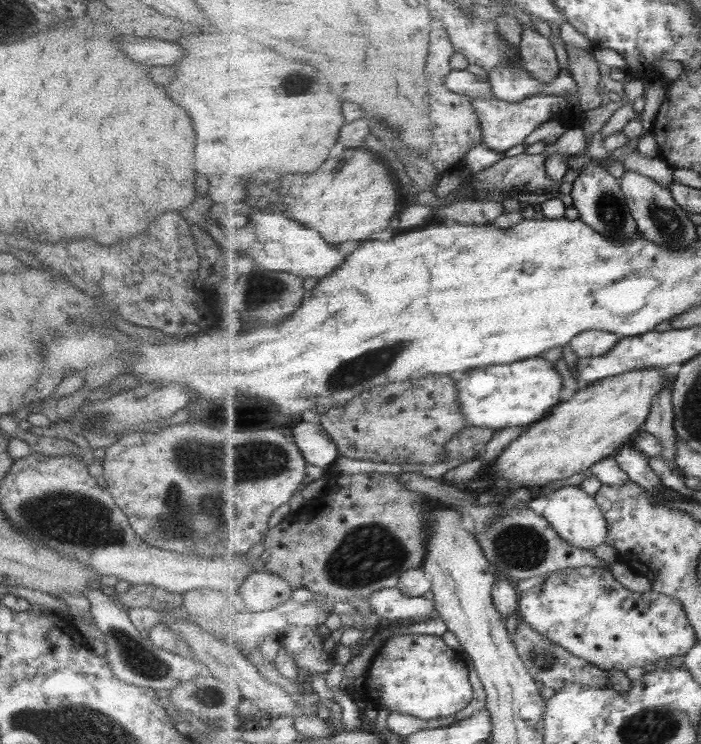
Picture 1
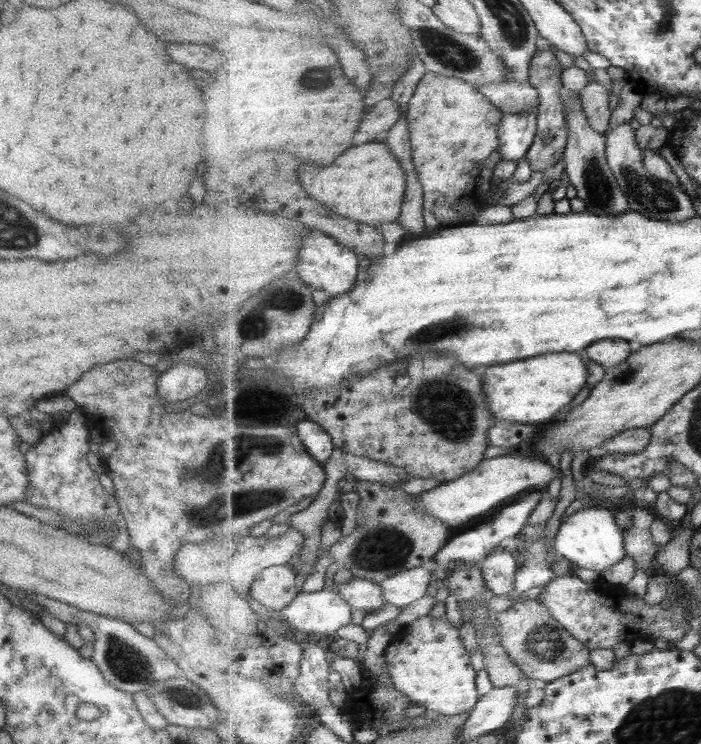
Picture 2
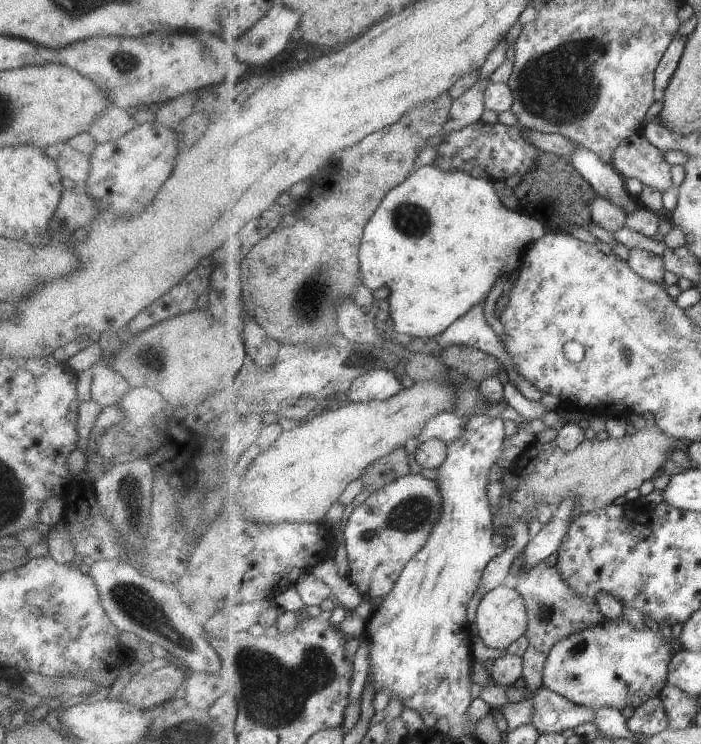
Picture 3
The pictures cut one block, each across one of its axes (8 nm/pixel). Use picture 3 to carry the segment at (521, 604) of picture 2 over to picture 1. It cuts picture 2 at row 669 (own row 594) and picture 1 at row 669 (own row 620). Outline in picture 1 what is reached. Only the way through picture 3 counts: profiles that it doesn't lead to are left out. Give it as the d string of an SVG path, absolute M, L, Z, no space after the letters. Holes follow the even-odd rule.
M520 620L513 635L513 640L515 640L520 657L527 665L531 676L534 676L535 680L541 681L544 686L549 686L557 692L571 684L583 684L599 689L610 688L609 670L601 669L592 662L583 660L580 656L575 656L566 648L555 644L540 632L537 632L537 629L533 628L531 624Z

